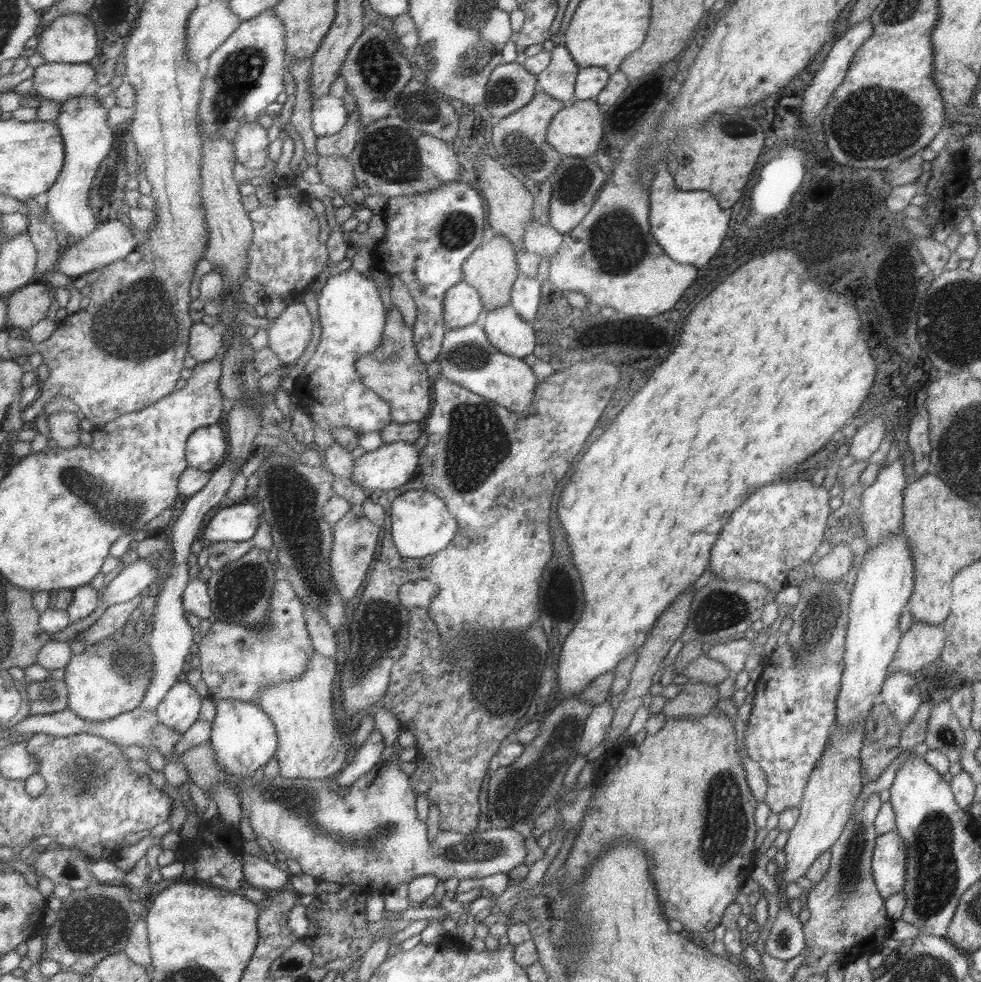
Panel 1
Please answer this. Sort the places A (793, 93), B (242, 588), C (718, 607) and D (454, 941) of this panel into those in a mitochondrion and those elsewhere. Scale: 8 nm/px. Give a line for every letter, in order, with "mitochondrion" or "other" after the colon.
A: other
B: mitochondrion
C: mitochondrion
D: other

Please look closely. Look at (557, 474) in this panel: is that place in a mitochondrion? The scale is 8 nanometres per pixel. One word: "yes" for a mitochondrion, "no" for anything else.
no

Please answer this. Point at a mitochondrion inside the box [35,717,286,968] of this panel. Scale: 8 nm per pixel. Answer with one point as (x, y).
(91, 924)

